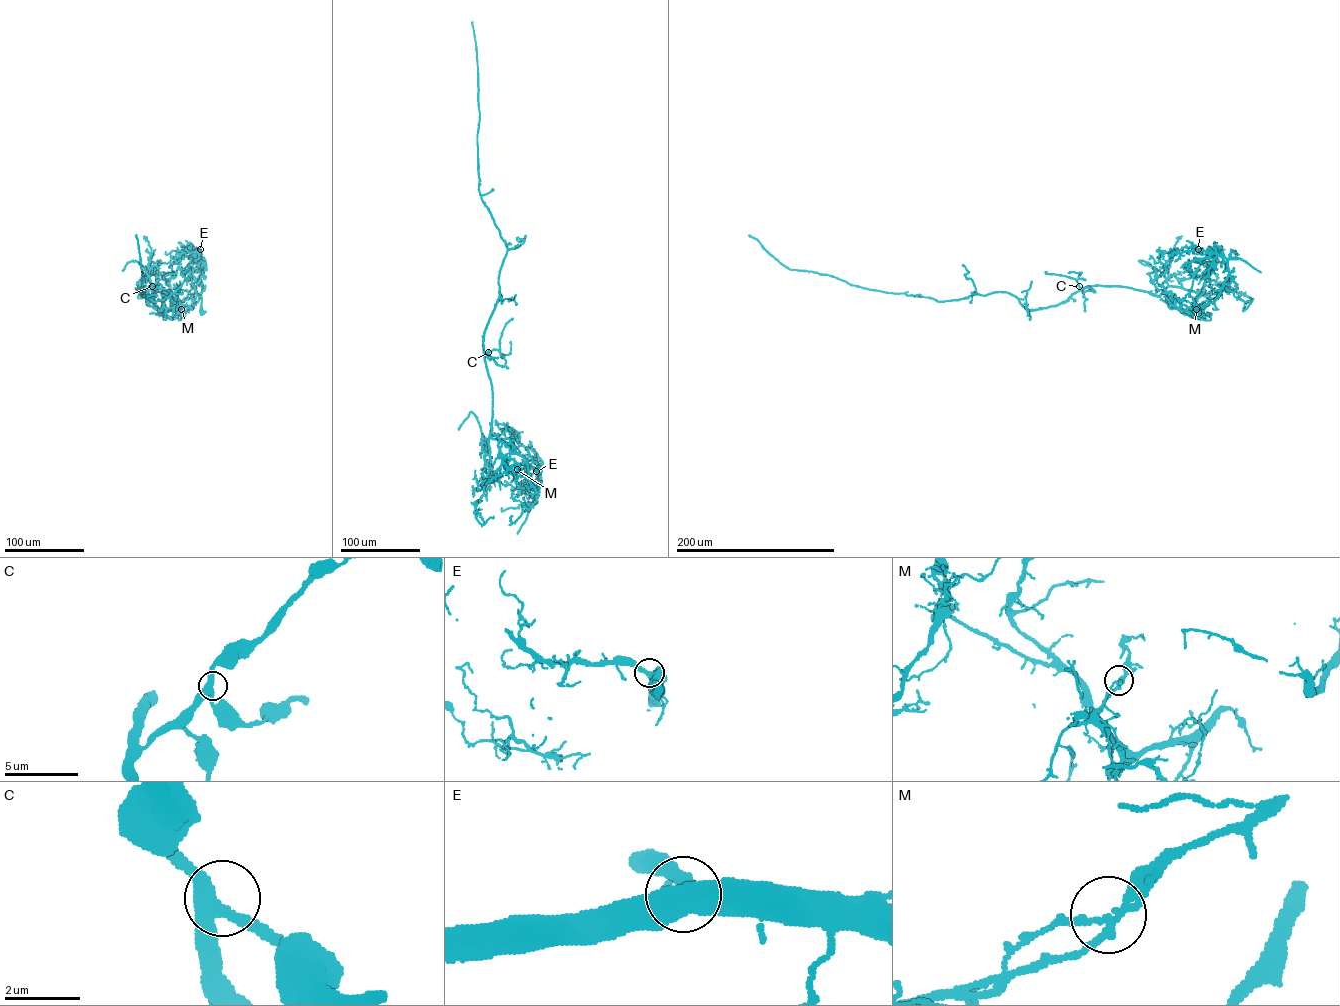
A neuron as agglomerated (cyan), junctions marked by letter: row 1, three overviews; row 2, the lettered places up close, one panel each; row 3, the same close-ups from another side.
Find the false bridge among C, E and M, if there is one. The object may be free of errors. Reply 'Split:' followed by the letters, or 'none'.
Split: M

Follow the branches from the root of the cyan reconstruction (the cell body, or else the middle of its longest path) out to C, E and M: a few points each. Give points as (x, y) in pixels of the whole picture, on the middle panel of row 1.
C: (538, 470), (535, 462), (525, 468), (534, 484), (535, 451), (495, 423), (504, 425), (492, 438), (488, 352)
E: (538, 470), (535, 462), (525, 468), (526, 477), (534, 484), (536, 471)
M: (538, 470), (533, 462), (525, 471), (534, 485), (536, 502), (535, 487), (517, 469)

